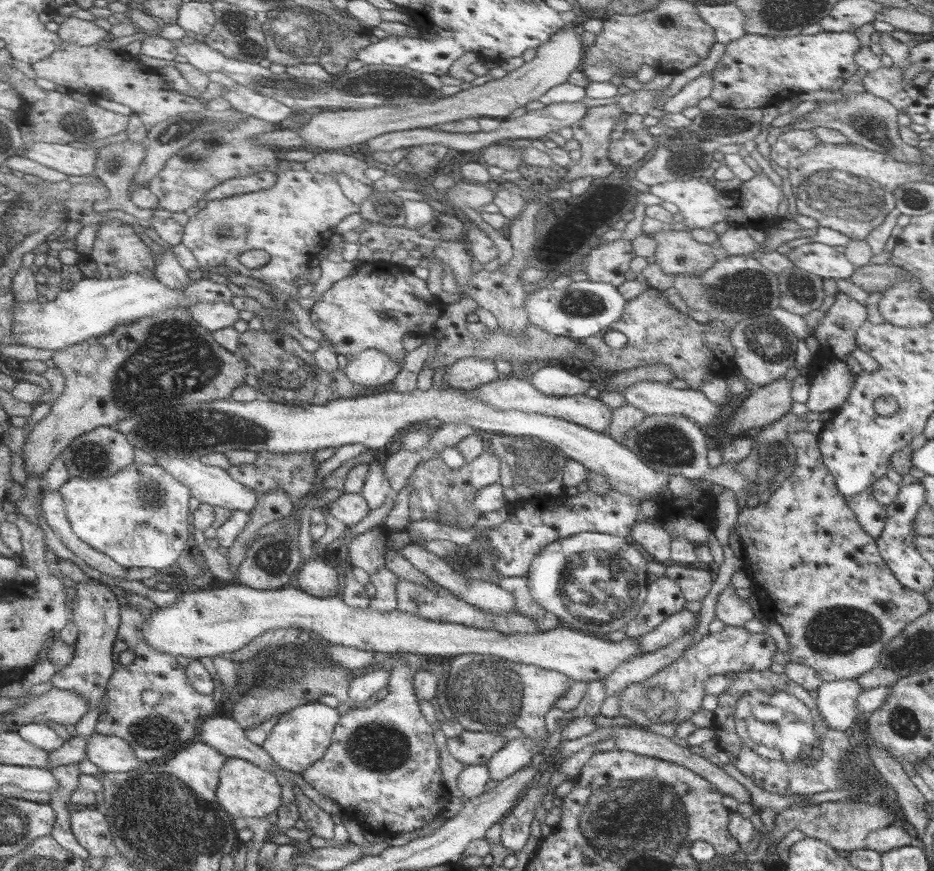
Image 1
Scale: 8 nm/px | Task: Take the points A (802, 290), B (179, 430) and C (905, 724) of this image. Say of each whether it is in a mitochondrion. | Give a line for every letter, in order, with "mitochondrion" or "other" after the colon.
A: mitochondrion
B: mitochondrion
C: mitochondrion

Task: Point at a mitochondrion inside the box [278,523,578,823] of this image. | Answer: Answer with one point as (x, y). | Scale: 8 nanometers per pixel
(488, 693)

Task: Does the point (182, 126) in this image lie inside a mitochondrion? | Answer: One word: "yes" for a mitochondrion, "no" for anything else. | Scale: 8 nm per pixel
yes

